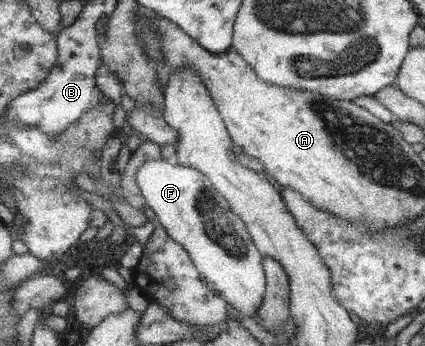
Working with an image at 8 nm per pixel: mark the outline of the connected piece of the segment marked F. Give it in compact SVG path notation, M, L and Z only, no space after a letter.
M154 159L143 161L137 169L136 182L145 198L145 207L149 216L156 219L166 230L174 242L177 242L190 256L195 269L202 274L203 279L213 285L213 291L226 301L227 308L235 308L245 316L257 317L259 305L265 293L265 275L262 269L263 256L258 252L253 239L250 238L242 218L230 209L230 204L211 185L210 178L193 168L179 165L174 160Z

